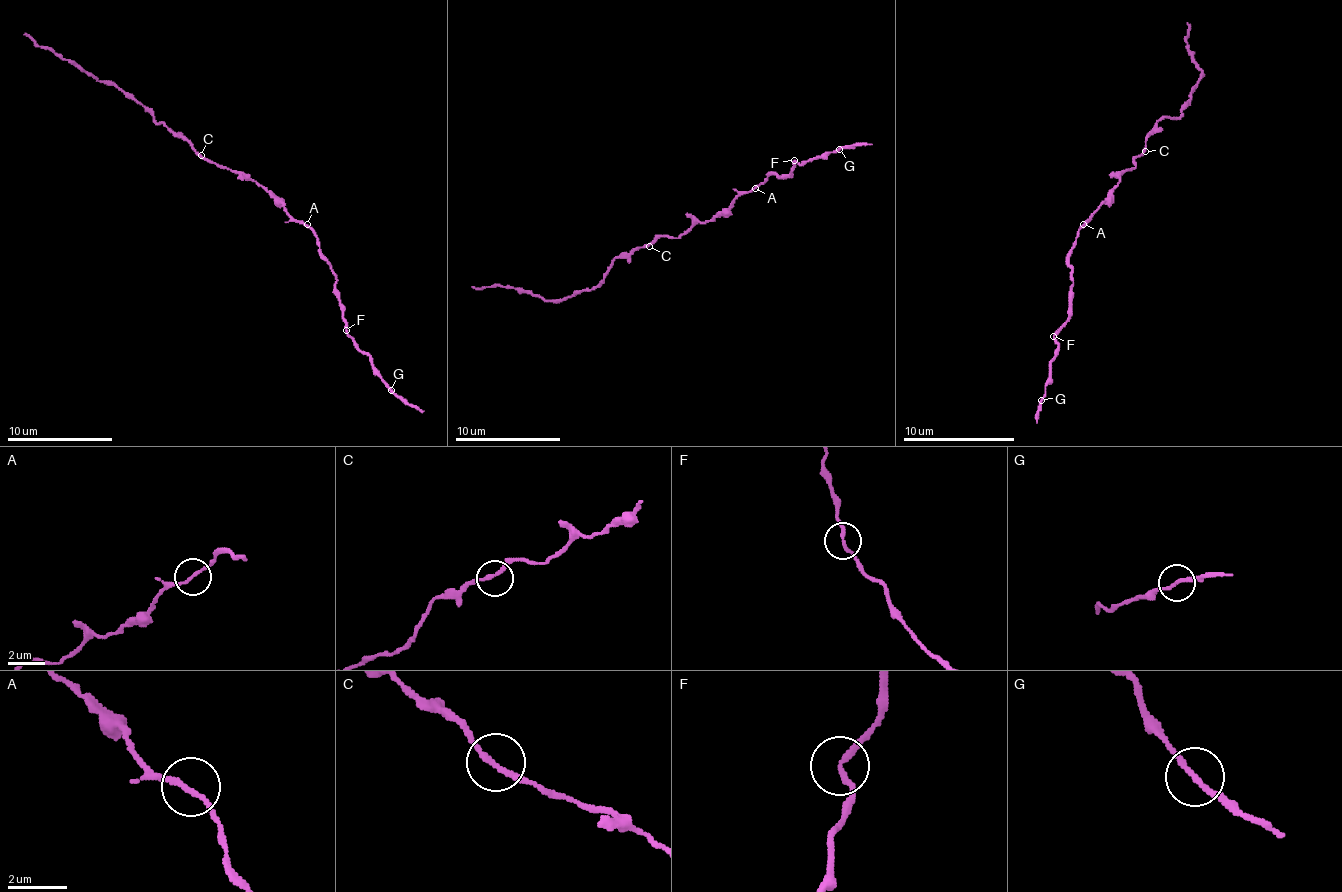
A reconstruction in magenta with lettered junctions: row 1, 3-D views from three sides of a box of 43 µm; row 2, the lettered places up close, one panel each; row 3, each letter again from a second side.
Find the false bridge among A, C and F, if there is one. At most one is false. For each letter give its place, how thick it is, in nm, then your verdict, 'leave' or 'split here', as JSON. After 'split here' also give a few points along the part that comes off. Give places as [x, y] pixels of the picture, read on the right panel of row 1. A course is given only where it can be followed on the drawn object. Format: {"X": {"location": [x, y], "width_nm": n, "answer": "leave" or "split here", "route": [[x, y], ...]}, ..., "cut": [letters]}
{"A": {"location": [1083, 224], "width_nm": 150, "answer": "leave"}, "C": {"location": [1145, 151], "width_nm": 170, "answer": "leave"}, "F": {"location": [1053, 336], "width_nm": 180, "answer": "leave"}, "cut": []}

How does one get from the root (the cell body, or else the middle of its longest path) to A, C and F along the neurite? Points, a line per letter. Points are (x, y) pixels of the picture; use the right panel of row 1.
A: (1117, 182), (1117, 188), (1083, 224)
C: (1117, 182), (1128, 168), (1136, 165), (1133, 160), (1145, 151)
F: (1117, 182), (1117, 188), (1078, 232), (1069, 255), (1072, 280), (1069, 319), (1053, 335)

